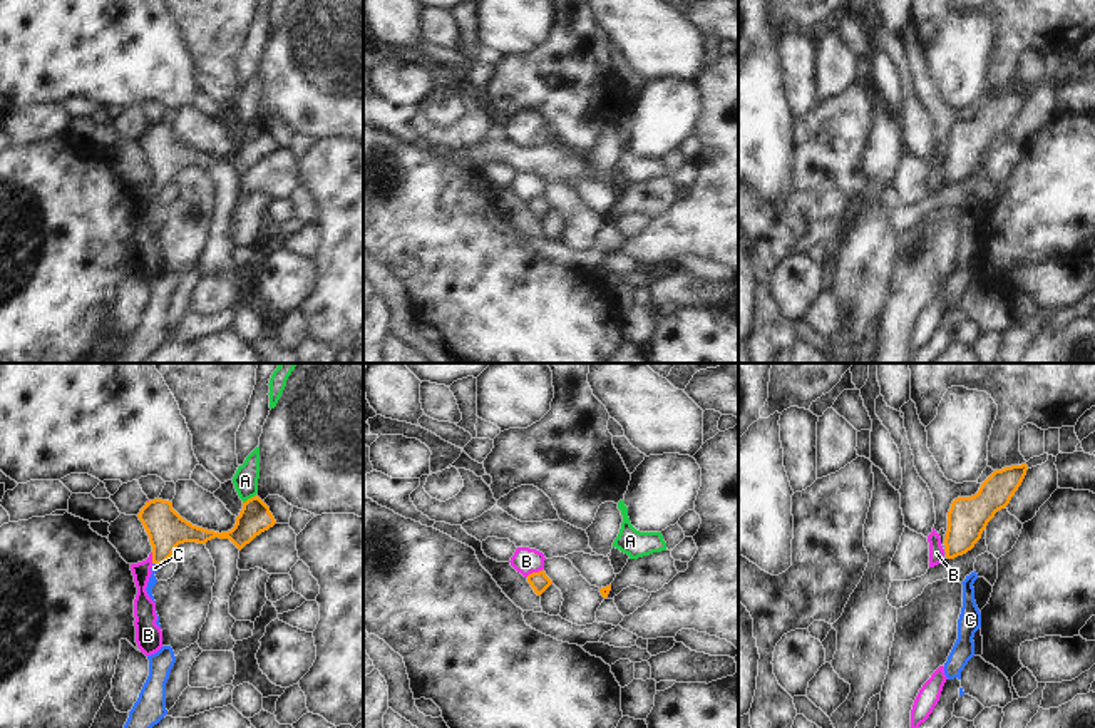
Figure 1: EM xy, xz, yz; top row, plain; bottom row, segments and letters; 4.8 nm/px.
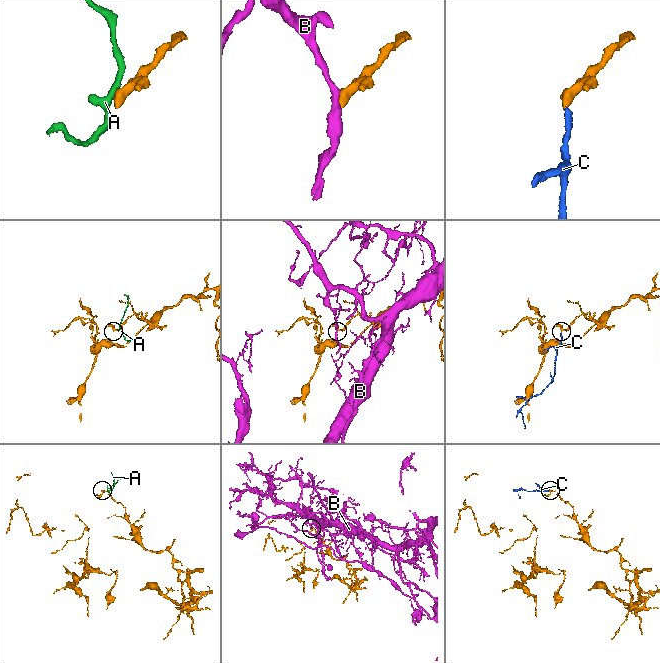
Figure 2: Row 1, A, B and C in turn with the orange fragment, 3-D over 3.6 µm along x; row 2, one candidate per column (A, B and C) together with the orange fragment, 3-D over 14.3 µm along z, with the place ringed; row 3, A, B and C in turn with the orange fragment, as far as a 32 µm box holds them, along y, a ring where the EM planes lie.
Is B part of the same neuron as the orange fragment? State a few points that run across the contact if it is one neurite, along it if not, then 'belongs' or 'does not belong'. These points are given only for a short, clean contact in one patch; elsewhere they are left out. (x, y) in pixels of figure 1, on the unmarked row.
xz (541, 194), (526, 201) | does not belong

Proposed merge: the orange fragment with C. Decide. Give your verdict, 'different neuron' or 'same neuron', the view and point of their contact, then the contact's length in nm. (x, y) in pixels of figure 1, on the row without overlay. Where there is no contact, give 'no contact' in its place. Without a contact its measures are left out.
same neuron; meets orange in xy at (158, 188); contact 50 nm long

